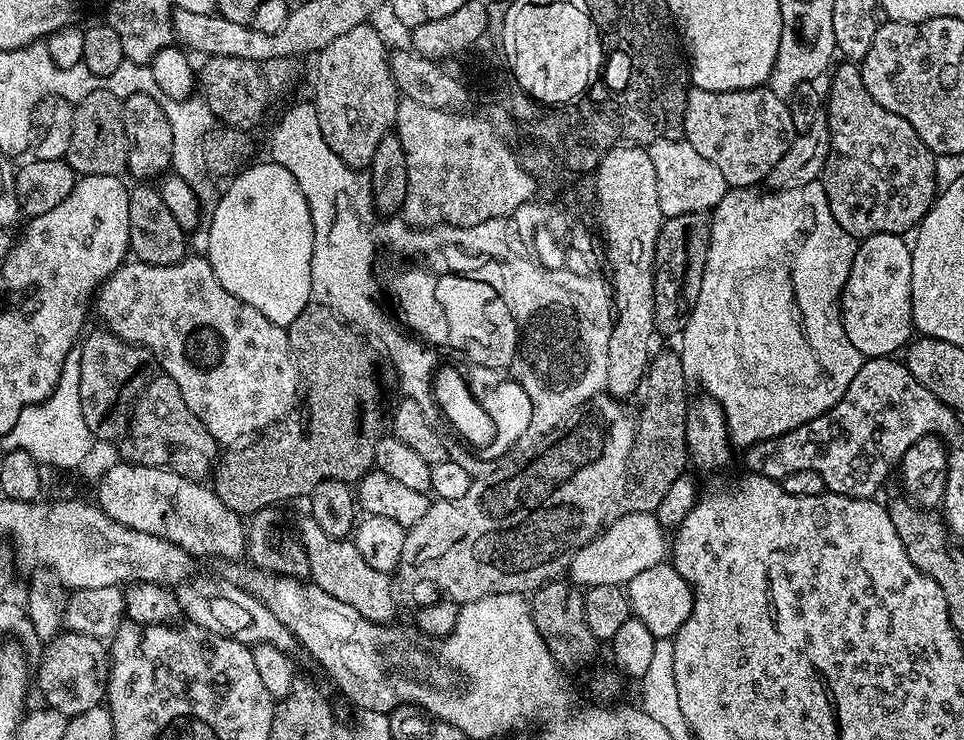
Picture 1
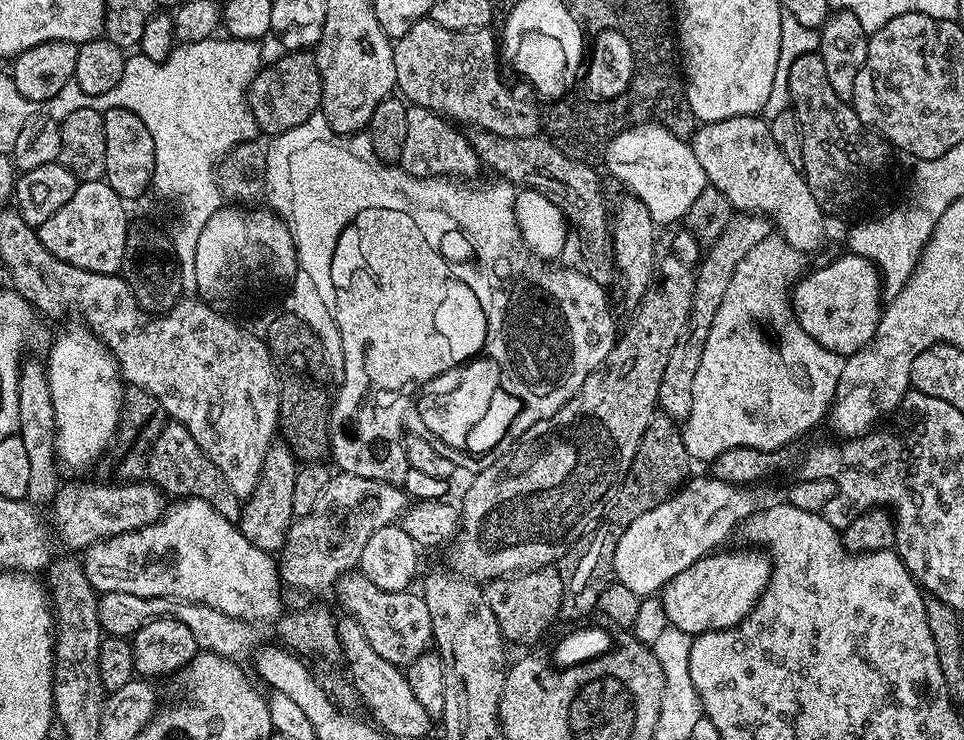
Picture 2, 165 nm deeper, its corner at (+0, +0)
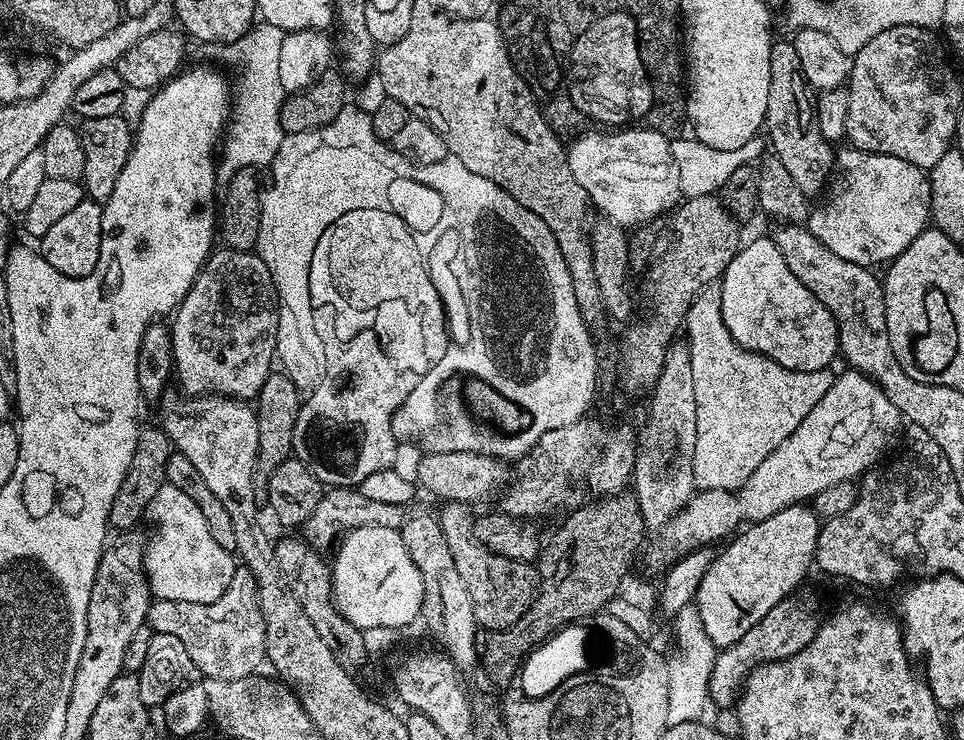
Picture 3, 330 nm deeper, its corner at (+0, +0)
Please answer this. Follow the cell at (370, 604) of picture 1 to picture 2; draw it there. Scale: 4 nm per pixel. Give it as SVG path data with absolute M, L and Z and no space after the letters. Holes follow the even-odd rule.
M359 570L347 572L334 585L334 593L336 592L337 598L340 599L340 604L344 607L343 611L356 619L358 626L362 626L370 646L374 646L374 650L378 650L378 654L382 654L382 658L386 658L386 662L397 666L410 665L421 654L429 651L430 645L433 643L430 610L426 610L423 595L419 591L412 591L384 592L378 586L374 586L374 582L370 582L370 578L366 578L364 573Z

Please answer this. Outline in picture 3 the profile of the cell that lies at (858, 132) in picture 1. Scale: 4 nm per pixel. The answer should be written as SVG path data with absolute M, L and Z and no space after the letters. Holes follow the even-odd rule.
M777 39L770 50L770 98L766 102L766 118L764 119L766 140L776 159L782 162L782 166L786 166L786 174L794 178L794 186L798 186L798 190L802 190L805 196L816 198L823 193L834 171L834 148L819 132L814 115L814 100L808 95L810 95L810 89L808 81L802 74L802 62L798 62L798 50L794 50L791 39Z

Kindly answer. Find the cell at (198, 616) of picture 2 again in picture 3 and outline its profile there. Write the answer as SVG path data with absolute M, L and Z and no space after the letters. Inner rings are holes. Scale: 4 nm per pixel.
M243 566L237 567L230 586L226 586L226 594L209 604L153 599L148 607L146 624L153 633L174 634L174 638L186 646L186 654L190 654L197 673L208 680L240 680L253 675L259 669L256 667L260 663L263 665L266 660L268 631L264 628L264 615L260 609L260 591L256 589L256 580L251 572Z

